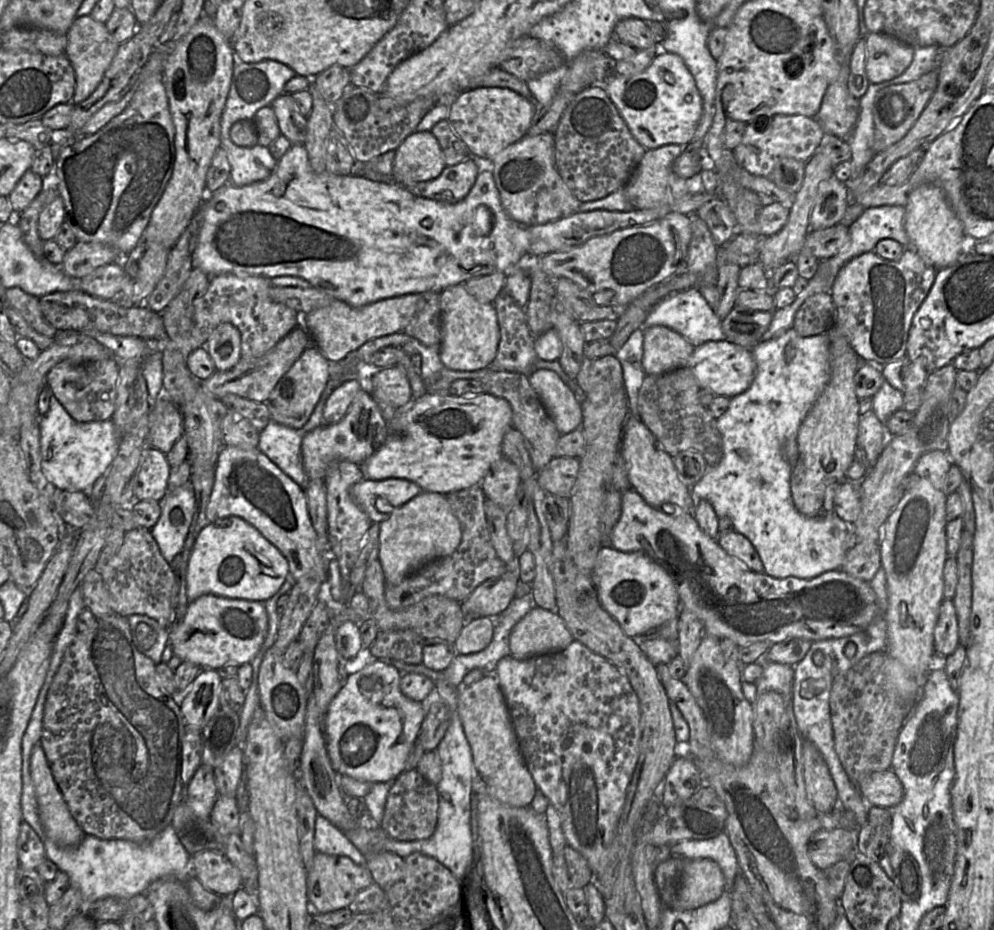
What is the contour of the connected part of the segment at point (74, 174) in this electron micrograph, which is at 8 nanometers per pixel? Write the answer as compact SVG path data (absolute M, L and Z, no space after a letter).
M161 74L142 82L125 110L103 128L60 147L51 182L63 200L65 220L77 241L110 246L118 253L116 262L122 262L142 237L152 211L171 178L175 162L174 138L175 128Z

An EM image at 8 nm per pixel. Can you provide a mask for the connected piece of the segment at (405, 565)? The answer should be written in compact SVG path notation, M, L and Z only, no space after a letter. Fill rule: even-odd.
M422 492L379 524L379 555L385 584L398 585L428 563L452 554L461 542L460 523L445 495Z

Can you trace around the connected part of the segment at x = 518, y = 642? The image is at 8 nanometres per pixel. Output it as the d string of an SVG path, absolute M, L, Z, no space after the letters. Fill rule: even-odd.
M534 606L513 627L510 634L510 654L516 659L564 649L573 636L557 611Z

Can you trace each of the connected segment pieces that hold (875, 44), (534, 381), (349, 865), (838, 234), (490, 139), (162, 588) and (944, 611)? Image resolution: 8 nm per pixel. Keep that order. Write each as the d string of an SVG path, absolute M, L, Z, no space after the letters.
M865 33L866 73L870 83L892 80L911 65L914 47L883 33Z
M538 369L529 375L529 381L561 435L581 426L583 413L579 396L556 372Z
M316 852L311 869L307 872L307 898L318 913L347 908L356 895L374 882L366 865L358 865L350 858Z
M838 223L831 228L810 230L802 249L809 251L818 260L826 260L836 255L848 239L849 227Z
M478 87L460 93L449 106L448 122L467 145L470 155L492 159L510 144L521 140L530 128L536 113L536 104L510 88Z
M136 527L125 533L123 543L102 571L97 571L108 591L112 610L121 616L140 614L168 629L175 613L178 586L174 571L163 558L150 530Z
M944 598L934 629L934 648L942 657L949 656L959 645L958 619L953 599Z

